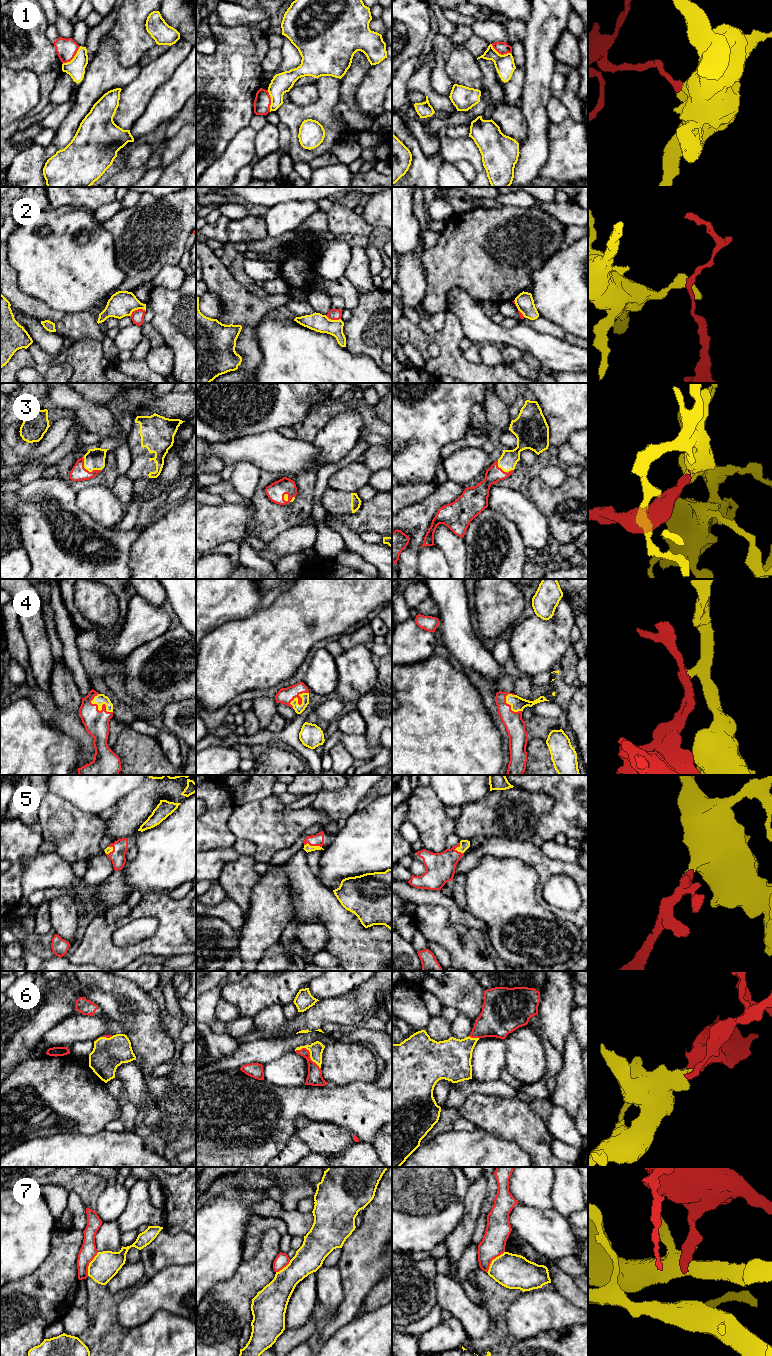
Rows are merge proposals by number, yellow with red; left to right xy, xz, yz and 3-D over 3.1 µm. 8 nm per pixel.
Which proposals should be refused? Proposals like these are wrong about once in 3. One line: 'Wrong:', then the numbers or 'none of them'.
Wrong: 1, 2, 7

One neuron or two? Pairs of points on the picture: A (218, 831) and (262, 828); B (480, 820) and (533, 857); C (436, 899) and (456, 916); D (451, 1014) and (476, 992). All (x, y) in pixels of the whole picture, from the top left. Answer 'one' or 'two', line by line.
A: two
B: two
C: one
D: two

